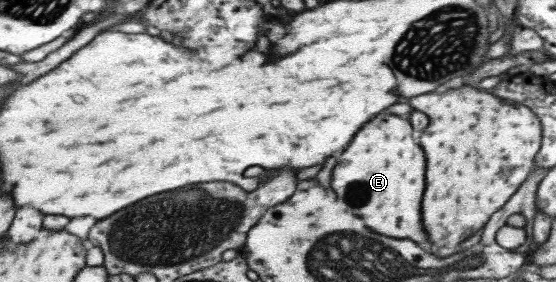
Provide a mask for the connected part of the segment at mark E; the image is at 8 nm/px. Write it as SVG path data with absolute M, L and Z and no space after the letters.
M377 114L373 116L349 142L349 146L337 156L337 164L331 170L330 189L333 191L336 202L341 202L338 206L341 210L349 210L351 214L361 217L361 222L365 228L385 234L391 238L409 238L417 244L427 242L427 234L421 226L421 214L419 214L419 204L421 204L421 194L425 190L423 184L423 168L425 168L425 158L421 148L417 146L413 138L413 130L407 120L391 116L391 114Z

